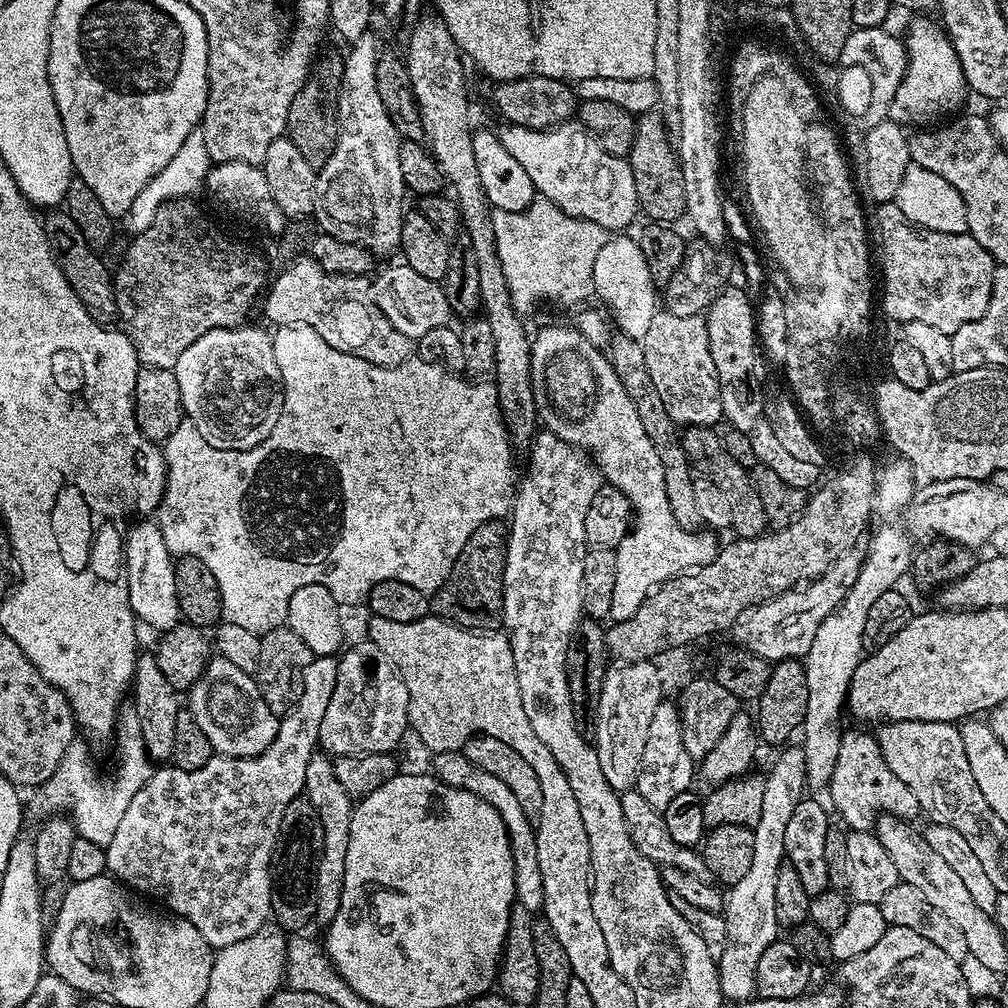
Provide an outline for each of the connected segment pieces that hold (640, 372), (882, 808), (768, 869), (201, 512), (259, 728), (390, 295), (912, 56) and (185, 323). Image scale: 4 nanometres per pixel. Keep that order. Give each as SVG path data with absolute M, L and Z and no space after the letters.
M616 332L611 335L608 343L608 357L612 361L615 373L618 374L619 381L629 394L630 400L634 402L638 418L645 427L646 434L654 444L658 452L658 458L663 464L664 477L666 478L666 494L670 500L671 509L674 512L674 518L683 528L696 530L702 526L700 514L696 509L694 497L694 472L691 464L688 463L688 457L684 452L684 447L680 444L680 432L678 426L673 422L663 405L662 398L659 397L658 390L651 381L650 372L646 367L646 358L643 345L628 335Z
M848 729L841 735L838 761L828 787L828 794L851 831L869 831L875 827L881 814L894 815L911 821L919 817L920 803L906 782L899 781L882 756L880 744L873 733Z
M785 747L780 757L766 772L762 794L762 814L754 834L754 858L750 871L737 884L727 889L722 915L726 922L726 950L718 961L720 970L720 994L725 1001L751 1000L756 996L758 962L766 946L778 939L778 925L774 914L774 889L778 882L778 866L786 863L784 843L786 826L794 814L794 806L805 799L808 779L806 778L806 754L803 747Z
M281 324L271 333L271 337L274 362L278 362L284 397L278 422L274 422L274 428L262 443L241 452L218 450L210 446L206 438L202 438L200 431L187 418L180 421L178 430L174 430L168 440L163 441L166 469L164 497L160 499L160 507L155 509L154 520L159 525L165 546L170 552L191 550L195 556L206 557L208 564L214 565L216 577L224 588L224 603L220 606L223 619L257 634L287 625L290 598L294 590L302 590L302 586L326 586L326 590L334 594L336 603L341 606L356 604L359 600L361 603L375 584L387 580L407 582L414 586L414 590L429 594L436 592L442 582L446 582L458 554L462 554L466 538L470 538L478 526L507 517L510 512L510 501L514 495L514 448L505 427L504 413L499 408L495 383L473 382L419 358L407 360L393 368L374 366L354 354L334 350L334 346L327 344L318 330L301 324Z
M218 654L209 659L203 676L187 689L186 708L192 713L194 722L198 722L202 734L210 738L213 753L222 756L260 756L262 750L274 742L274 734L278 734L280 720L277 713L266 706L255 675L238 670L238 666L226 662L226 658Z
M403 262L390 265L385 272L378 272L375 273L377 276L372 284L370 299L390 322L390 326L406 334L406 338L418 342L422 334L443 328L451 321L448 319L453 319L454 314L446 302L444 289L437 281L422 278L422 274L410 270L410 266Z
M920 14L908 24L908 37L902 40L908 57L908 69L904 71L904 78L888 111L888 119L912 130L924 130L955 117L963 109L960 107L964 104L964 95L970 92L962 62L948 33L935 19L928 19L932 18Z
M185 198L182 200L171 200L170 202L166 202L160 209L158 210L158 214L154 214L154 222L150 222L150 226L146 230L142 230L142 234L138 234L137 236L131 237L127 242L128 249L124 252L124 261L121 262L117 268L114 268L114 287L116 290L116 315L118 317L118 324L119 327L124 331L124 333L130 338L130 342L134 346L134 350L136 351L136 356L139 358L141 365L145 368L170 368L175 369L176 363L178 362L178 358L182 358L182 353L187 350L190 346L194 346L194 342L198 342L198 338L202 338L202 334L210 334L210 330L218 330L219 328L239 328L241 325L245 323L244 320L248 316L248 311L252 308L252 303L257 300L258 297L265 291L266 288L266 279L264 280L264 275L267 274L268 268L264 265L264 260L262 257L259 256L258 253L255 252L254 249L251 248L250 245L247 244L244 240L231 240L230 237L227 236L226 233L223 232L220 228L215 228L214 225L208 221L208 216L206 213L203 212L202 209L196 205L197 201L192 198Z

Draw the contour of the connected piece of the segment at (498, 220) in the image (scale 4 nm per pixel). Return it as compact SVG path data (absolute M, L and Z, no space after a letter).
M537 195L536 199L530 202L530 206L519 213L493 208L492 214L494 234L497 235L498 258L501 259L506 286L509 287L510 298L518 313L534 311L543 300L549 300L552 304L580 306L585 303L583 300L588 295L593 295L594 258L598 258L598 250L602 250L602 246L610 238L605 228L589 220L577 220L542 195Z

